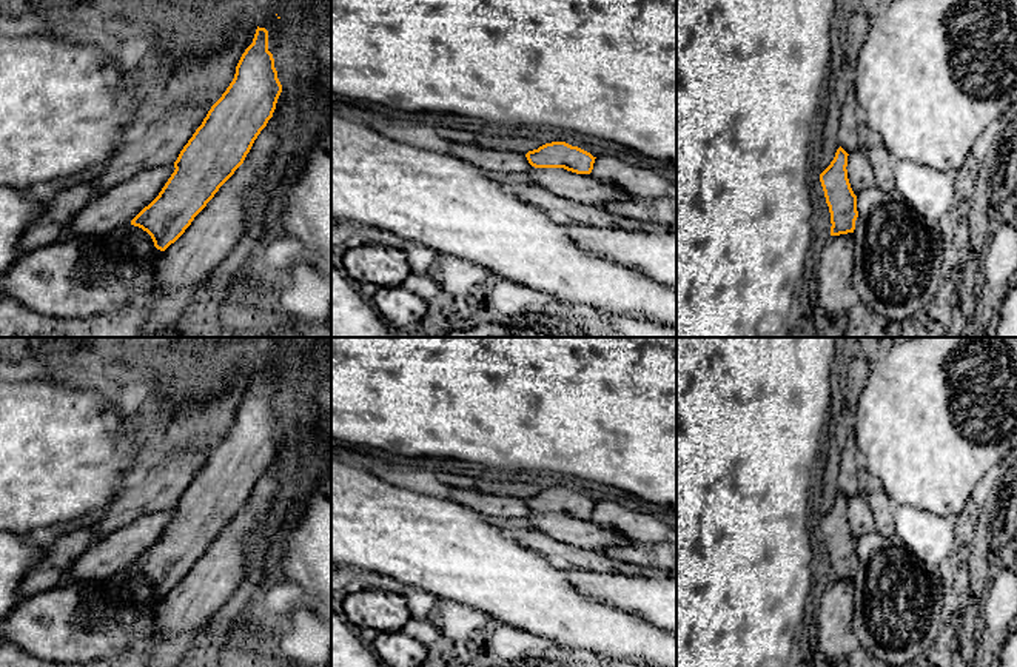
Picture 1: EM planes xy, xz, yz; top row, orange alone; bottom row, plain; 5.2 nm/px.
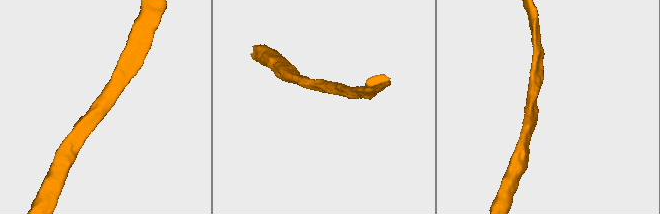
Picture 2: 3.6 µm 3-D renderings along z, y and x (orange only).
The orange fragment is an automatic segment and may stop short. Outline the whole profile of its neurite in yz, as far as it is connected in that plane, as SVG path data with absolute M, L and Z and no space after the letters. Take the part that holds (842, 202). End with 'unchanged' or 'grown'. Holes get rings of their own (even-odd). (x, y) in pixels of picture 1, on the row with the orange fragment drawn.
M840 146L831 165L820 174L826 203L831 213L831 236L854 233L857 211L857 196L848 179L848 153Z | unchanged

